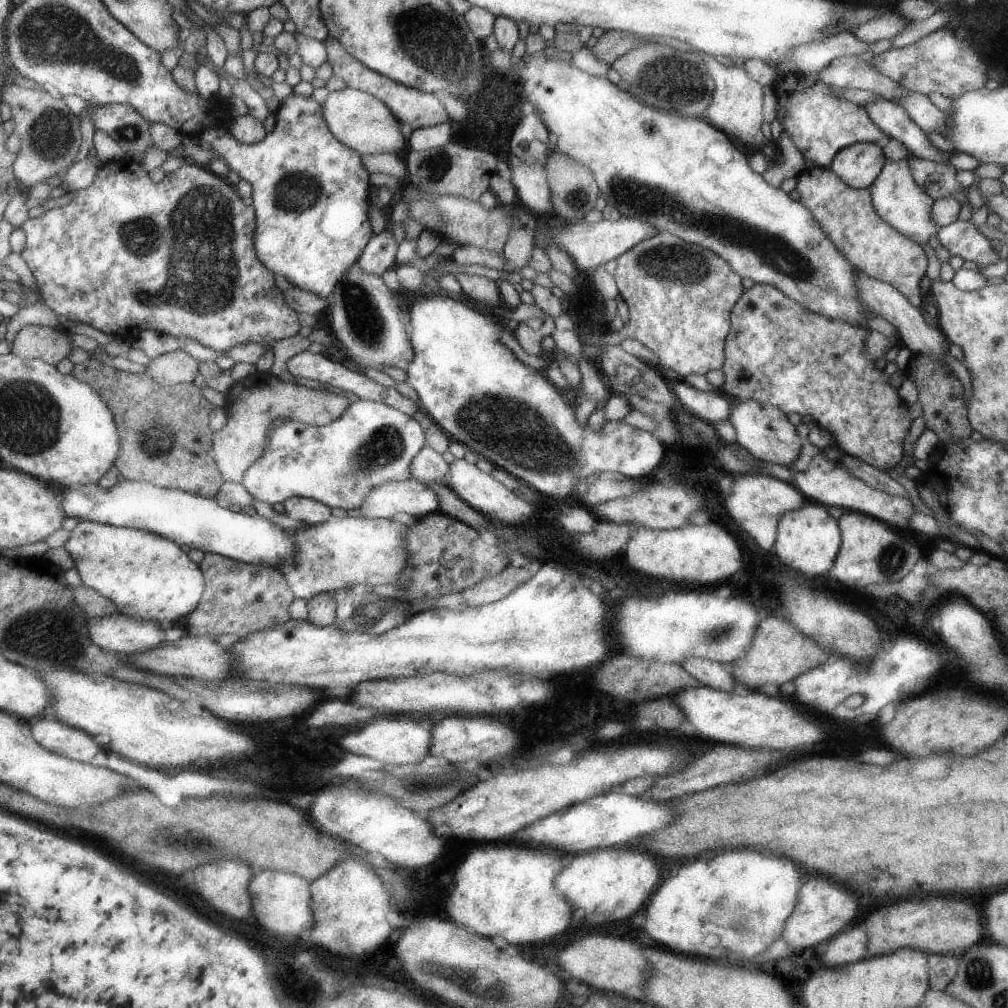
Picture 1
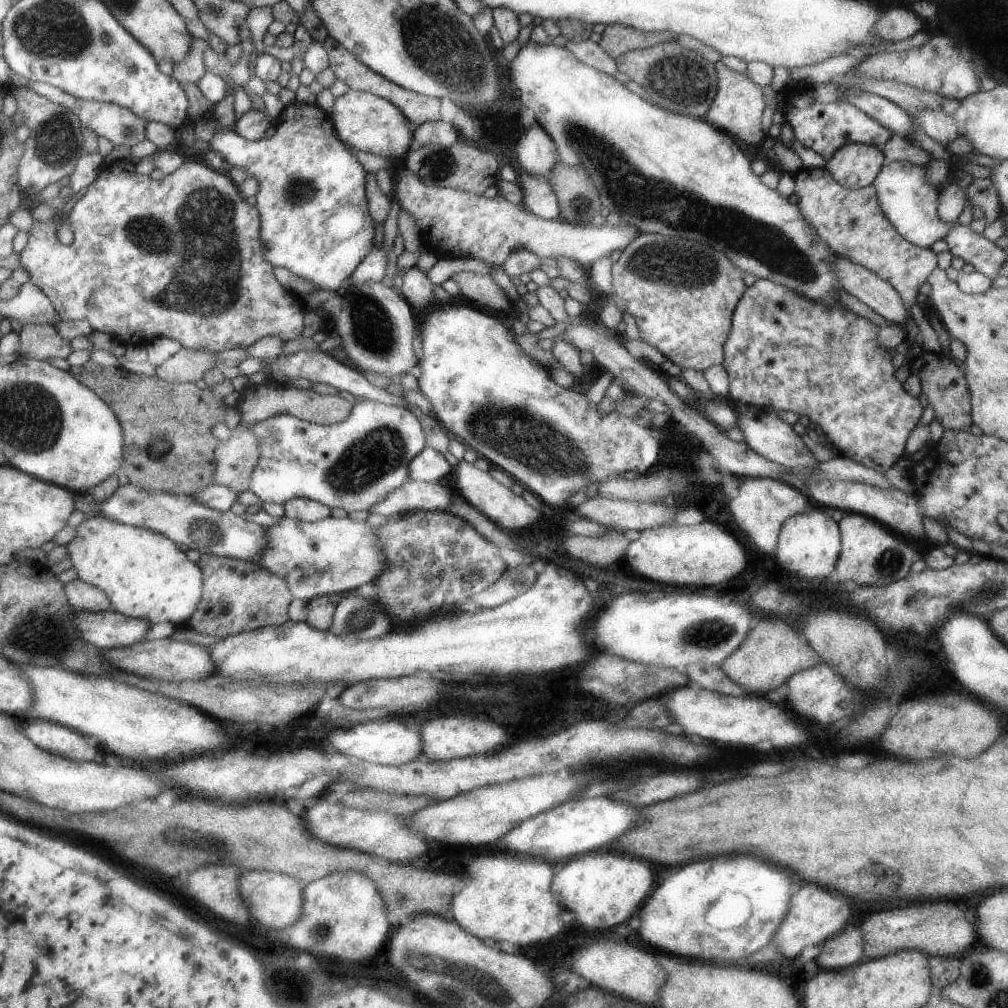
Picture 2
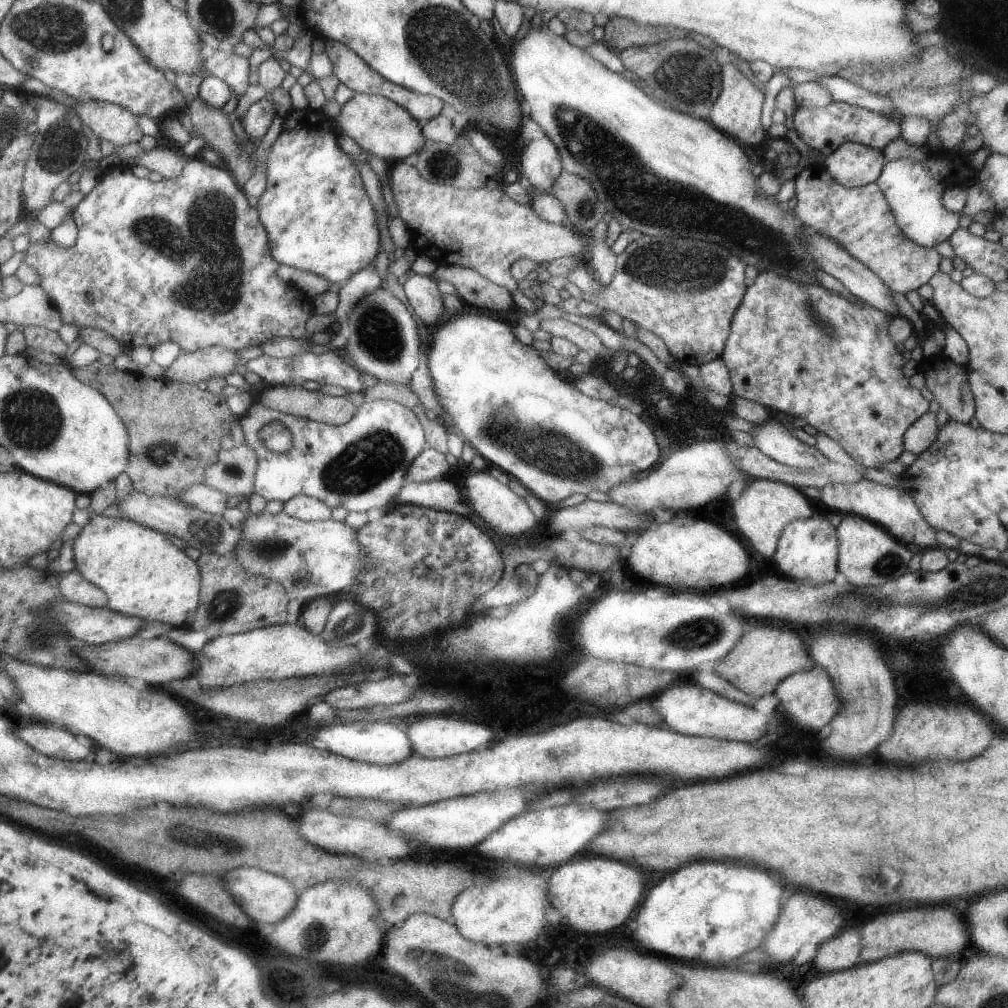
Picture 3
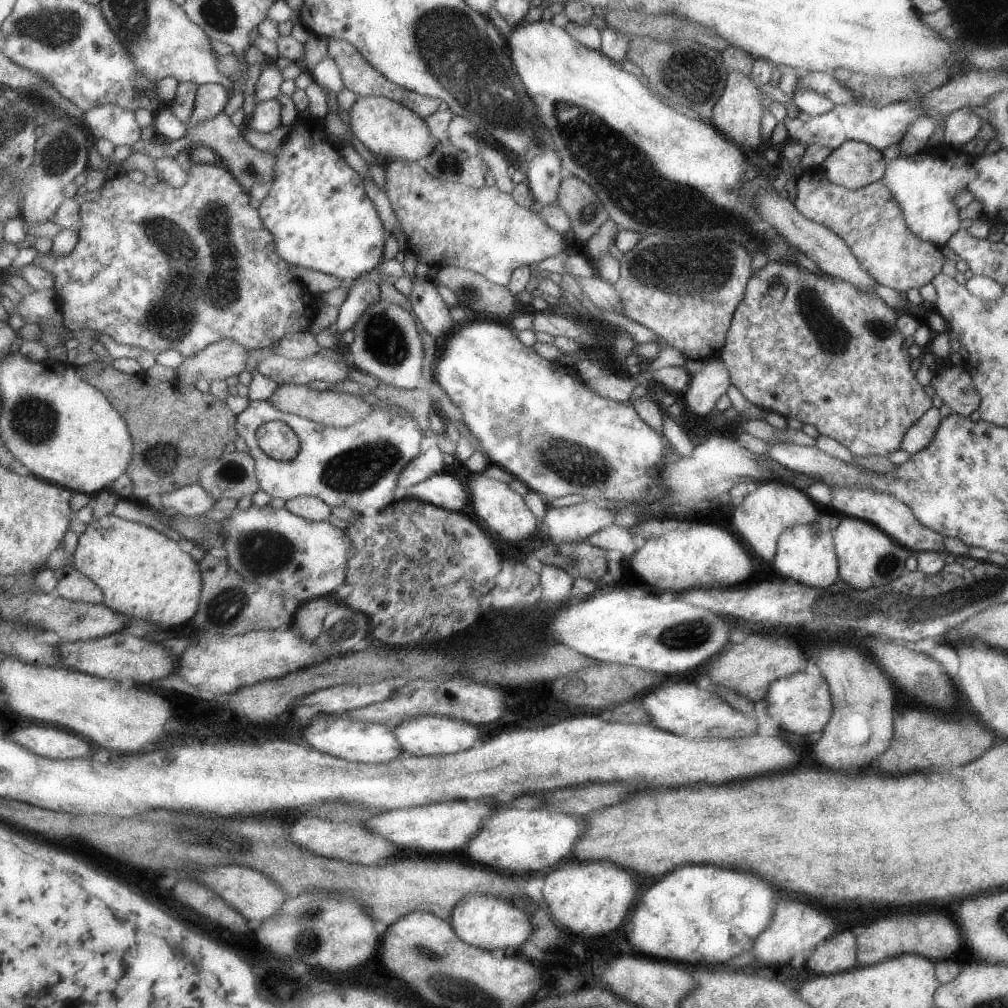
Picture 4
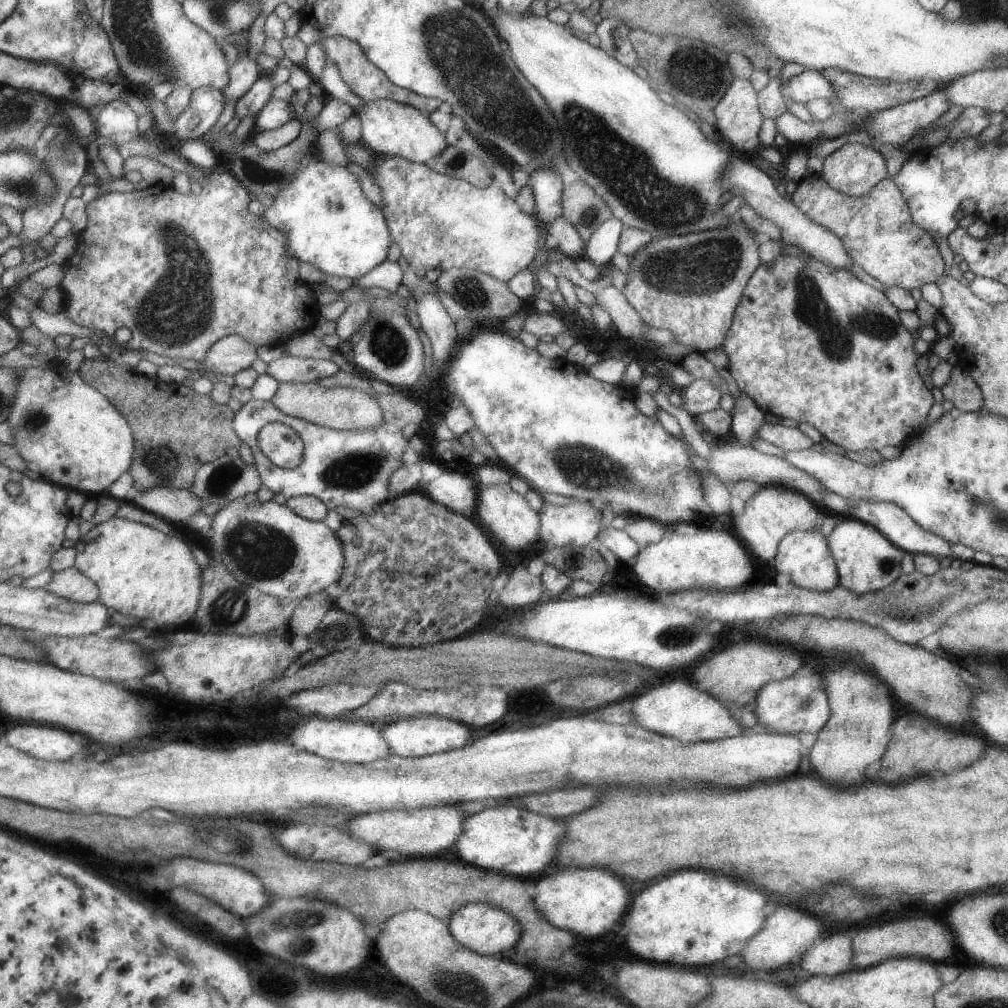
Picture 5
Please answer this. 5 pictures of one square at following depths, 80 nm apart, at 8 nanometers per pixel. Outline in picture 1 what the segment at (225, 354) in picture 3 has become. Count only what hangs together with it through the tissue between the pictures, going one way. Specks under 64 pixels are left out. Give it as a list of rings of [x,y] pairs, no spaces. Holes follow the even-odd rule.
[[[177,350],[161,354],[157,358],[149,359],[145,366],[145,374],[155,380],[159,386],[174,386],[178,383],[192,383],[197,372],[197,362],[200,359]]]

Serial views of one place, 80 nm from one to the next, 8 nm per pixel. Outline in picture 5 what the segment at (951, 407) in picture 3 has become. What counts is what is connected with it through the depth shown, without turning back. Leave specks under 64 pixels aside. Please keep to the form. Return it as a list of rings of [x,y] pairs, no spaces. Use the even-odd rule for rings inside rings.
[[[956,364],[950,370],[949,380],[940,388],[940,390],[943,399],[951,401],[955,408],[958,408],[963,412],[975,412],[982,408],[984,398],[980,391],[980,387],[974,383],[974,380],[967,371],[962,370]]]

